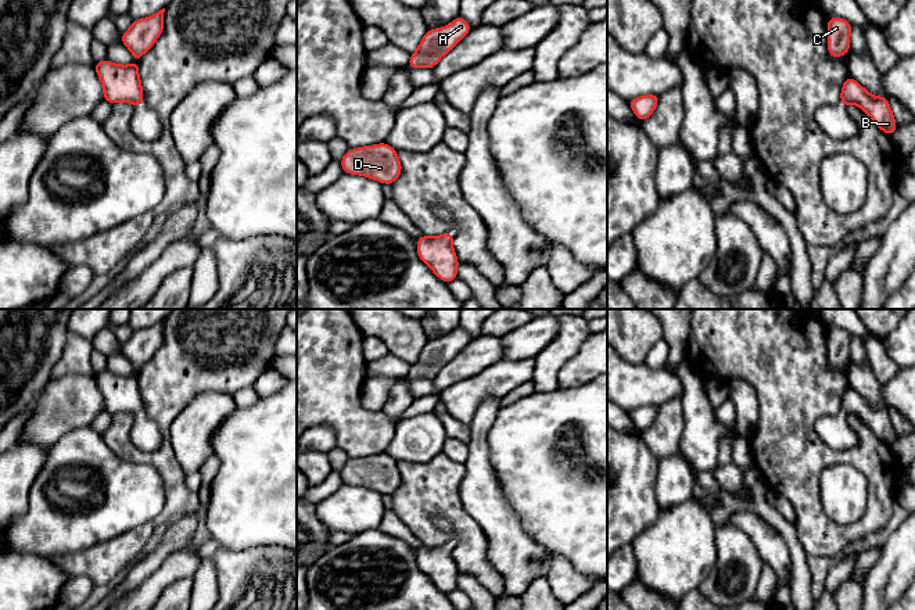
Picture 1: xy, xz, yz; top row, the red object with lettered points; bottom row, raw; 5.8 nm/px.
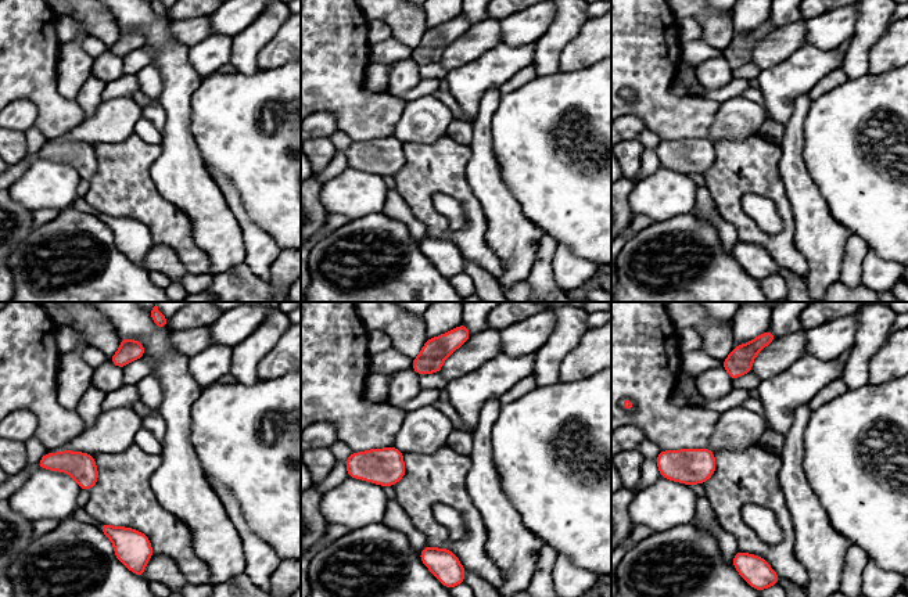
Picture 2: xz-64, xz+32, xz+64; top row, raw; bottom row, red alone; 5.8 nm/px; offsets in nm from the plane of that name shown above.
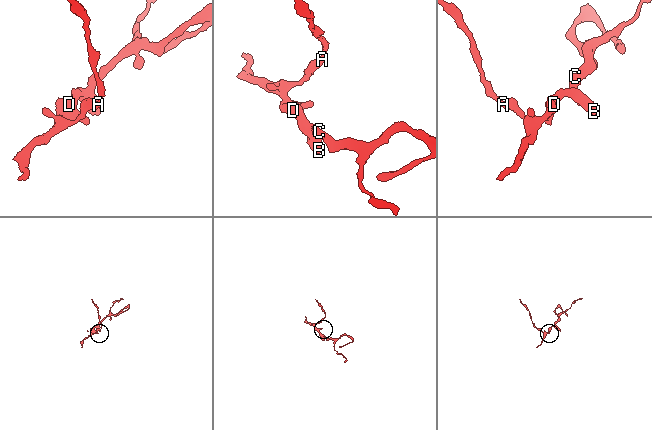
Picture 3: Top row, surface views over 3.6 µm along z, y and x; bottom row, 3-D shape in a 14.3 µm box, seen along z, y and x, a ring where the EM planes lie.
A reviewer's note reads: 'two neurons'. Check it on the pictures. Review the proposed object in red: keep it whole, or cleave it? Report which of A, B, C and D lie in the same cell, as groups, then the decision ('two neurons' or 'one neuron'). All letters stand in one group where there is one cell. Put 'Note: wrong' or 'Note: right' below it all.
A B C D; one neuron
Note: wrong

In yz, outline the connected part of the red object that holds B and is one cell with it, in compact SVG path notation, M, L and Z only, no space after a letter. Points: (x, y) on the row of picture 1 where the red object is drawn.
M848 76L843 83L840 97L840 104L844 107L850 104L858 105L887 136L891 136L897 129L897 122L886 96L872 96L855 79Z

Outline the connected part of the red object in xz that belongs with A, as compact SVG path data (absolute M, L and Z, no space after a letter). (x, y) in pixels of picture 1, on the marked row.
M460 15L445 28L428 29L419 49L410 54L408 68L433 69L470 30L471 26Z

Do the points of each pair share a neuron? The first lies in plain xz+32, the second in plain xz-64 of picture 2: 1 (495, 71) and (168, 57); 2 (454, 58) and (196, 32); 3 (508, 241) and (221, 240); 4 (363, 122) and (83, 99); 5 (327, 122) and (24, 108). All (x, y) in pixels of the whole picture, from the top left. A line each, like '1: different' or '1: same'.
1: different
2: same
3: same
4: different
5: same

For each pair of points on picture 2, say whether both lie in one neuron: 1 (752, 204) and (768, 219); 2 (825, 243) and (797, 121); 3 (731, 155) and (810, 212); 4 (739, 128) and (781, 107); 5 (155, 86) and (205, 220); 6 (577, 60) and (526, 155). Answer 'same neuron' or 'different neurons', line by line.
1: same neuron
2: same neuron
3: different neurons
4: different neurons
5: different neurons
6: different neurons

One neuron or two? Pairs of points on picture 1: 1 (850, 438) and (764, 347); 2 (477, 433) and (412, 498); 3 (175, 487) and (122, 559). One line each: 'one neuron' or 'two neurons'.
1: two neurons
2: two neurons
3: one neuron

